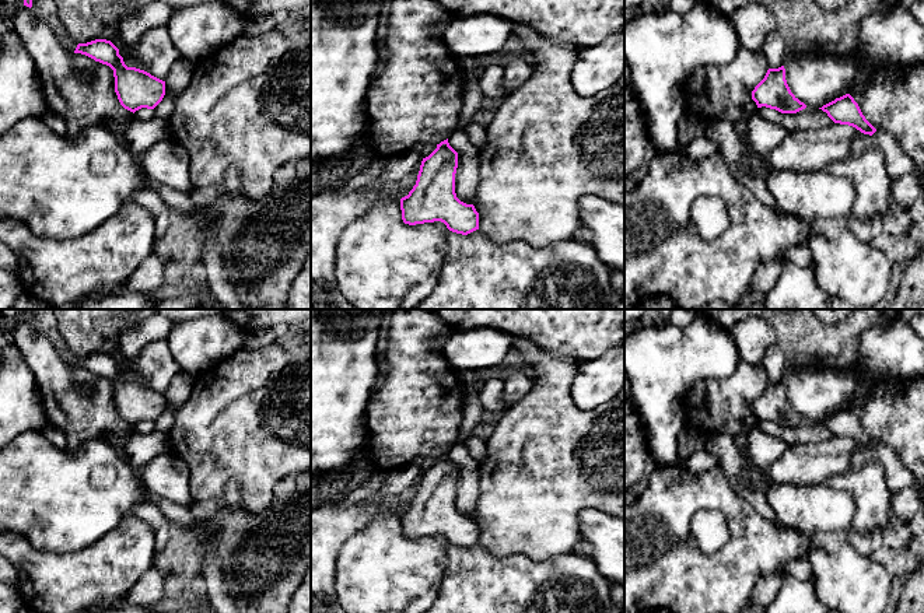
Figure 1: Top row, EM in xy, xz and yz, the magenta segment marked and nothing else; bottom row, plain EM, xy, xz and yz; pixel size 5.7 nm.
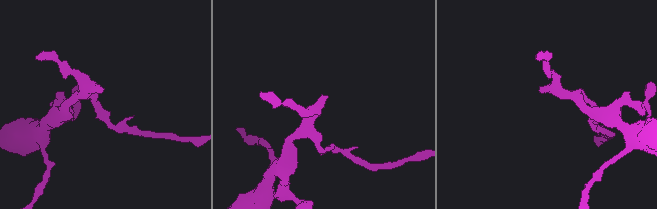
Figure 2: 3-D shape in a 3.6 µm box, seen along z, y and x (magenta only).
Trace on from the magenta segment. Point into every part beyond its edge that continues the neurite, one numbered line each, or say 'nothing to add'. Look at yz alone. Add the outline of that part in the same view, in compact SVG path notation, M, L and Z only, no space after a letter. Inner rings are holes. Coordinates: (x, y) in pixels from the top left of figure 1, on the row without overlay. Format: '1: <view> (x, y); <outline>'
nothing to add

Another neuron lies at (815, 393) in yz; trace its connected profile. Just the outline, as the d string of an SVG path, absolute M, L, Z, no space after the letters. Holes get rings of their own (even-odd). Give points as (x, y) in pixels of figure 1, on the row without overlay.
M788 368L784 375L791 406L811 421L822 421L850 406L857 369Z

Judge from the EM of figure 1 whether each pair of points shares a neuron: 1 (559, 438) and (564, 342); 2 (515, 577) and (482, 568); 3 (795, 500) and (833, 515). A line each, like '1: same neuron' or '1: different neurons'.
1: different neurons
2: same neuron
3: same neuron

